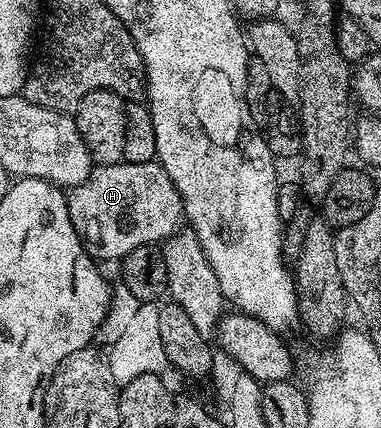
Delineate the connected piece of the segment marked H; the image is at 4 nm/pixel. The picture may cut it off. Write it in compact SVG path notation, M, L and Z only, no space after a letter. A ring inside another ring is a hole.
M156 160L146 164L130 164L123 161L112 166L97 165L92 171L92 176L81 186L67 191L66 199L70 220L84 242L84 247L96 260L122 260L127 254L134 252L134 248L163 243L165 238L177 233L185 221L184 201L180 199L170 176L166 176L163 166Z

